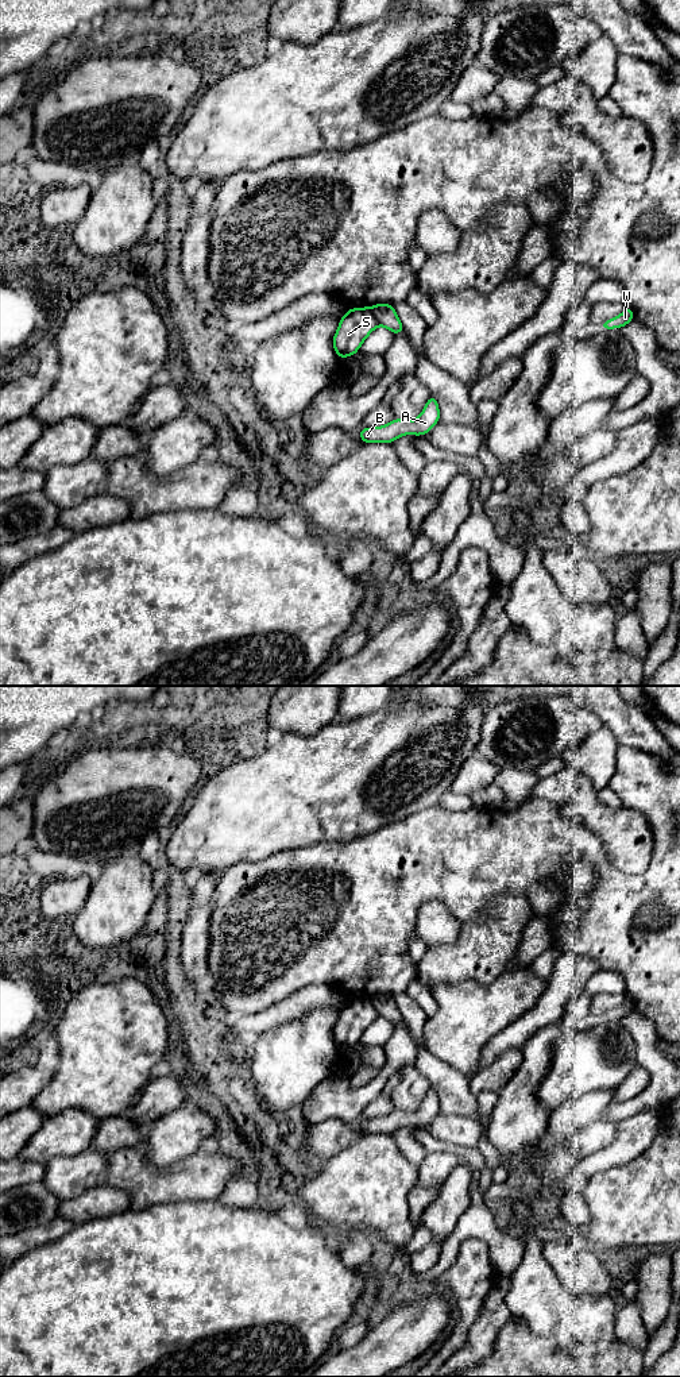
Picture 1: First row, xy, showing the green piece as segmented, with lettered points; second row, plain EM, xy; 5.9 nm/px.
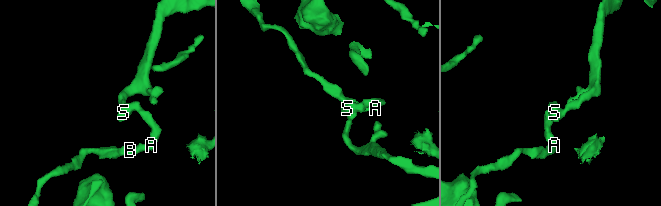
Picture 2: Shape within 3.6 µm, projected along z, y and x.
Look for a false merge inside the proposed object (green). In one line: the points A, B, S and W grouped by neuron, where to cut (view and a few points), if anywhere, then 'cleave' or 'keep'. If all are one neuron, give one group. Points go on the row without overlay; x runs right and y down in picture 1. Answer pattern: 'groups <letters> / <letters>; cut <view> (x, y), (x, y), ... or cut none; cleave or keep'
groups A B / S W; cut xy (370, 999), (378, 1015); cleave

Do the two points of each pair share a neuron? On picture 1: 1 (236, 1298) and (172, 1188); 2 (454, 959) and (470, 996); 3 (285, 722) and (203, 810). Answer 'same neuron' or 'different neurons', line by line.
1: different neurons
2: different neurons
3: different neurons

